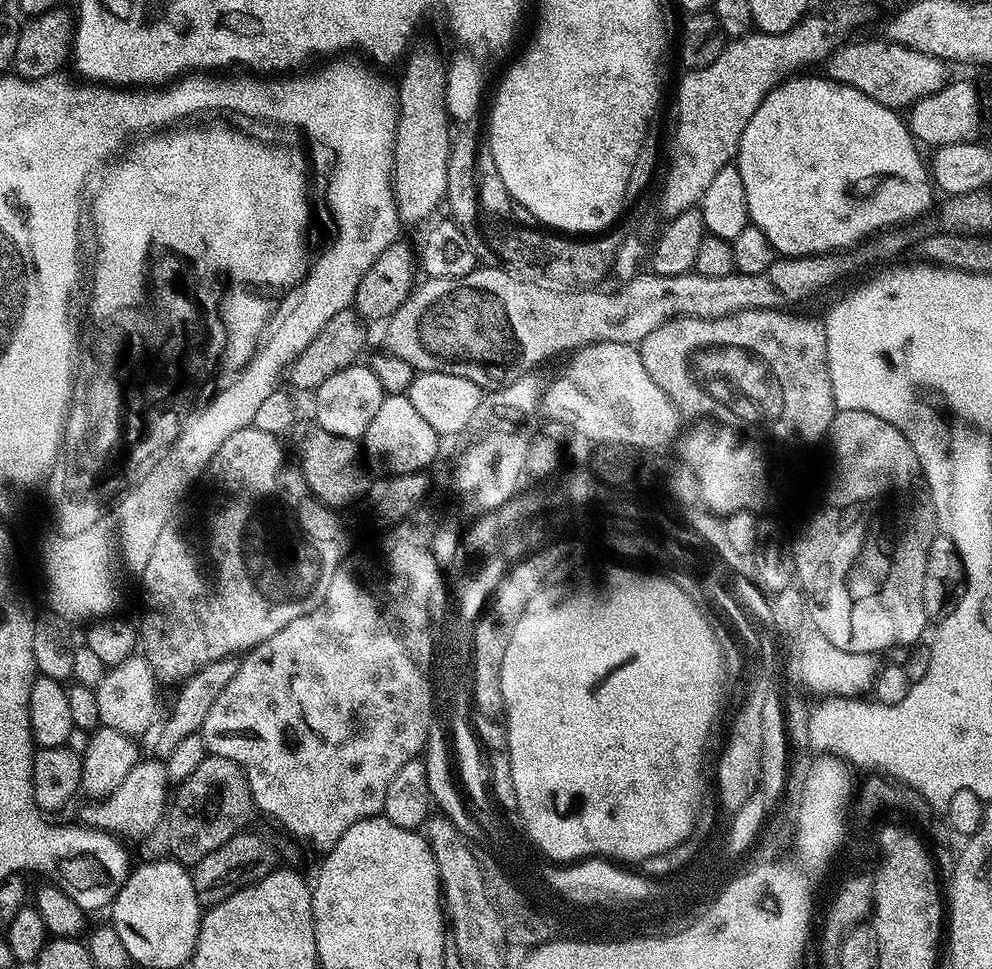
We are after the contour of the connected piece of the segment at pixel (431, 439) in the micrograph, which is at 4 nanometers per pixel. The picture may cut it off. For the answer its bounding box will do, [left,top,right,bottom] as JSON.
[362,395,441,473]

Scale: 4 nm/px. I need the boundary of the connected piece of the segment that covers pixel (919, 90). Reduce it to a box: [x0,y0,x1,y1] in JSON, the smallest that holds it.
[826,38,950,110]

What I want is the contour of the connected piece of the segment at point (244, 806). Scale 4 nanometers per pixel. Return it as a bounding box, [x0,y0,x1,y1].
[166,755,254,866]

